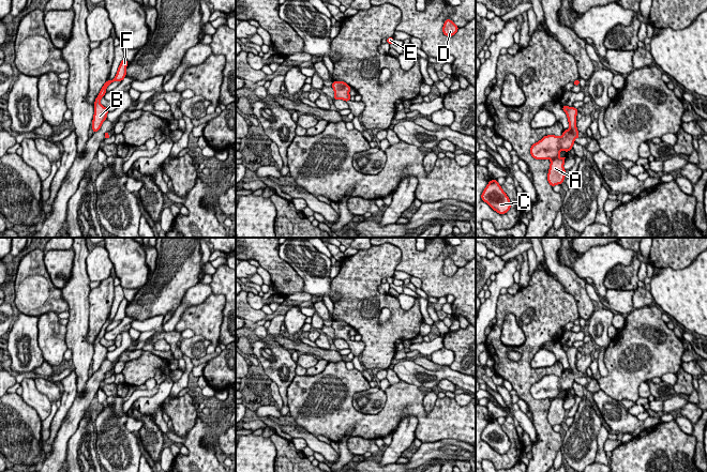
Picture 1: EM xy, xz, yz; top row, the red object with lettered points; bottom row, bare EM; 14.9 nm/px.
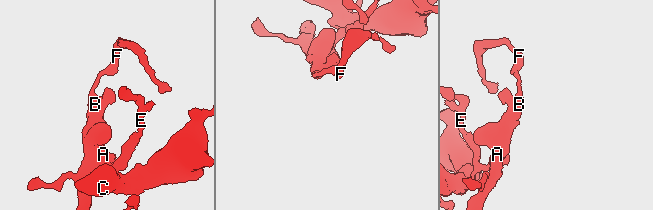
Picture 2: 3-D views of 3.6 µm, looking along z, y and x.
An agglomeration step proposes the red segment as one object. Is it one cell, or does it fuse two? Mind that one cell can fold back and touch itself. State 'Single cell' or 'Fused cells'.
Single cell

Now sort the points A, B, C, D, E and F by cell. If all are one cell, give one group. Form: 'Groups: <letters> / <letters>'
Groups: A B C D E F

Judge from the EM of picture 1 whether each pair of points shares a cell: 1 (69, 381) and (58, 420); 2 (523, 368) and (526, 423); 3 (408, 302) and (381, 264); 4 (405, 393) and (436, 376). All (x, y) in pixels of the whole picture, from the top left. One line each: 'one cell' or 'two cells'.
1: one cell
2: two cells
3: two cells
4: two cells

